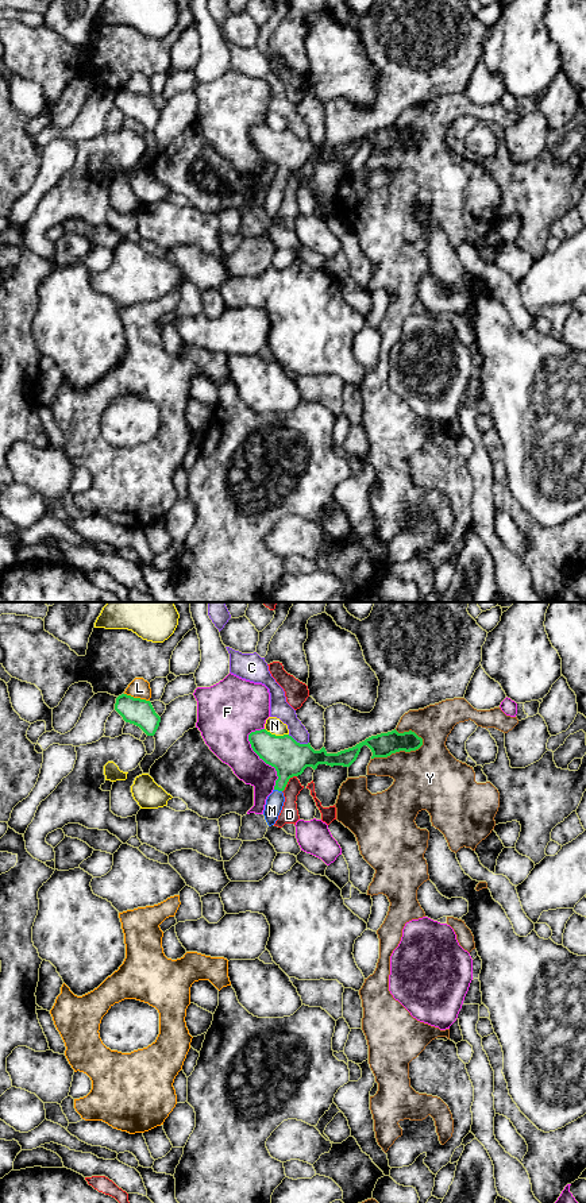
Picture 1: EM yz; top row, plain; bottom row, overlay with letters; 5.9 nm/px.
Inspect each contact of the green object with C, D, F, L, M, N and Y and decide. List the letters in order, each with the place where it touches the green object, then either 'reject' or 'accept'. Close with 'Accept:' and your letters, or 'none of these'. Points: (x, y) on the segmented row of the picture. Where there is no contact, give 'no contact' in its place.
C: contact yz (299, 743); reject
D: contact yz (288, 781); reject
F: contact yz (265, 762); reject
L: contact yz (137, 698); reject
M: contact yz (278, 790); accept
N: contact yz (277, 736); reject
Y: contact yz (398, 751); reject
Accept: M

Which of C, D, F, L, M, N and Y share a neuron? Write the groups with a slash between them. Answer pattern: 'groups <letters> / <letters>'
groups C / D / F / L / M / N / Y

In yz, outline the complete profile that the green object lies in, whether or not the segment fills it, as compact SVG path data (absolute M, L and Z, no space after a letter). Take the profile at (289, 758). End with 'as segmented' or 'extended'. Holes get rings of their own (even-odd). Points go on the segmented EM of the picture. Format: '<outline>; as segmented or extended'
M266 729L251 732L248 741L259 759L275 768L278 776L263 810L269 826L274 825L278 820L285 802L282 791L289 779L301 775L307 767L313 770L319 764L350 767L356 760L363 745L371 749L371 759L388 757L400 751L416 751L423 745L423 739L415 732L398 733L396 729L371 736L355 747L338 753L328 753L324 747L320 751L315 751L309 743L300 744L289 734L275 736Z; extended

